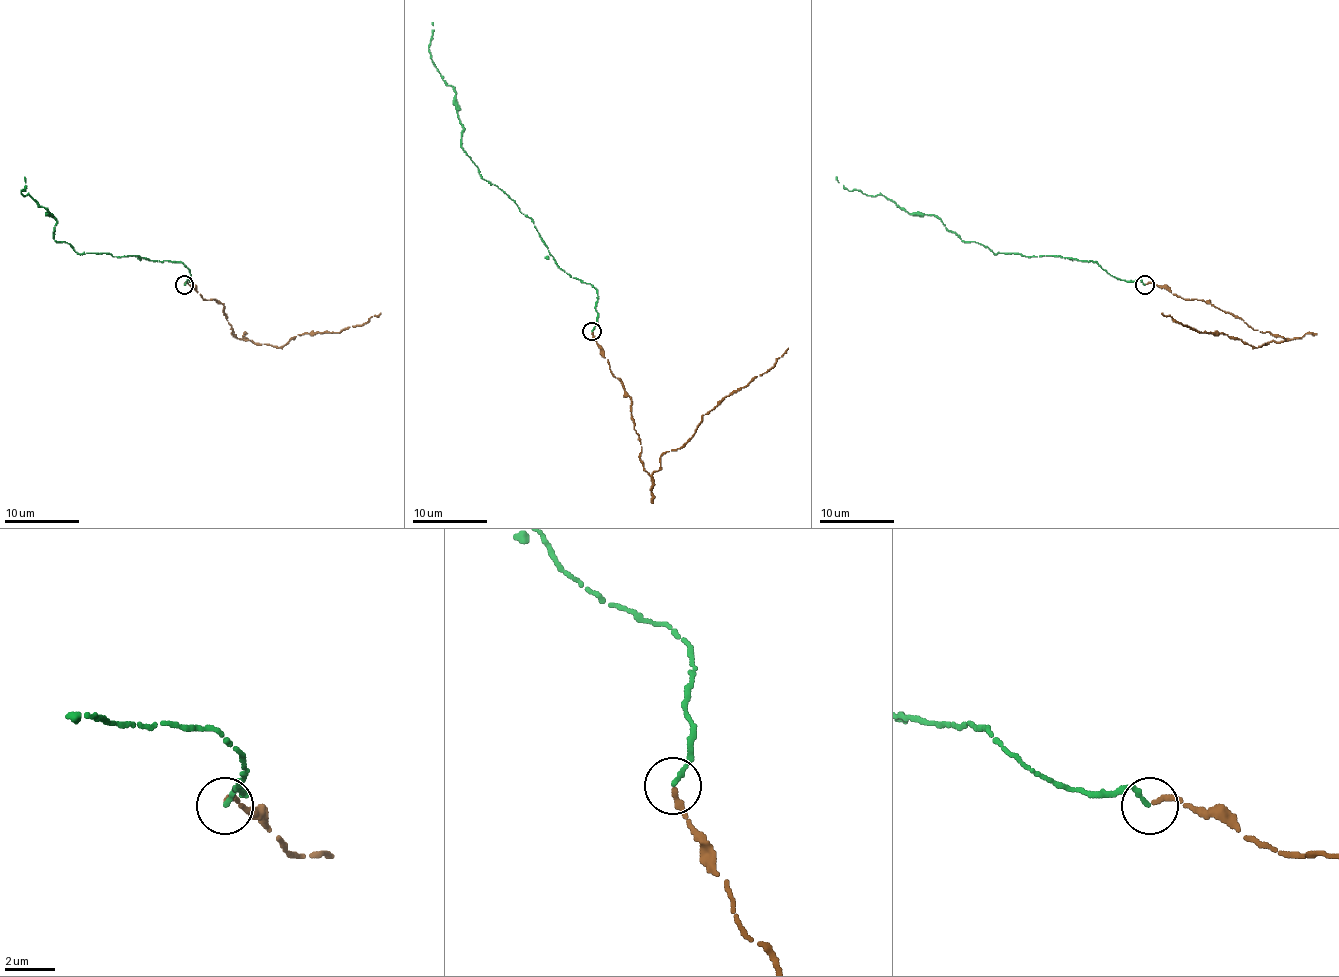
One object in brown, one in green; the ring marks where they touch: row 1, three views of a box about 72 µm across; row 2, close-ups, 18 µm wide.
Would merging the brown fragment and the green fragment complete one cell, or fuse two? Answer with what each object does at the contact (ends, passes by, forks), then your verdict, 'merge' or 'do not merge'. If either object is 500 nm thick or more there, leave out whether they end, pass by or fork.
brown ends; green ends; merge

